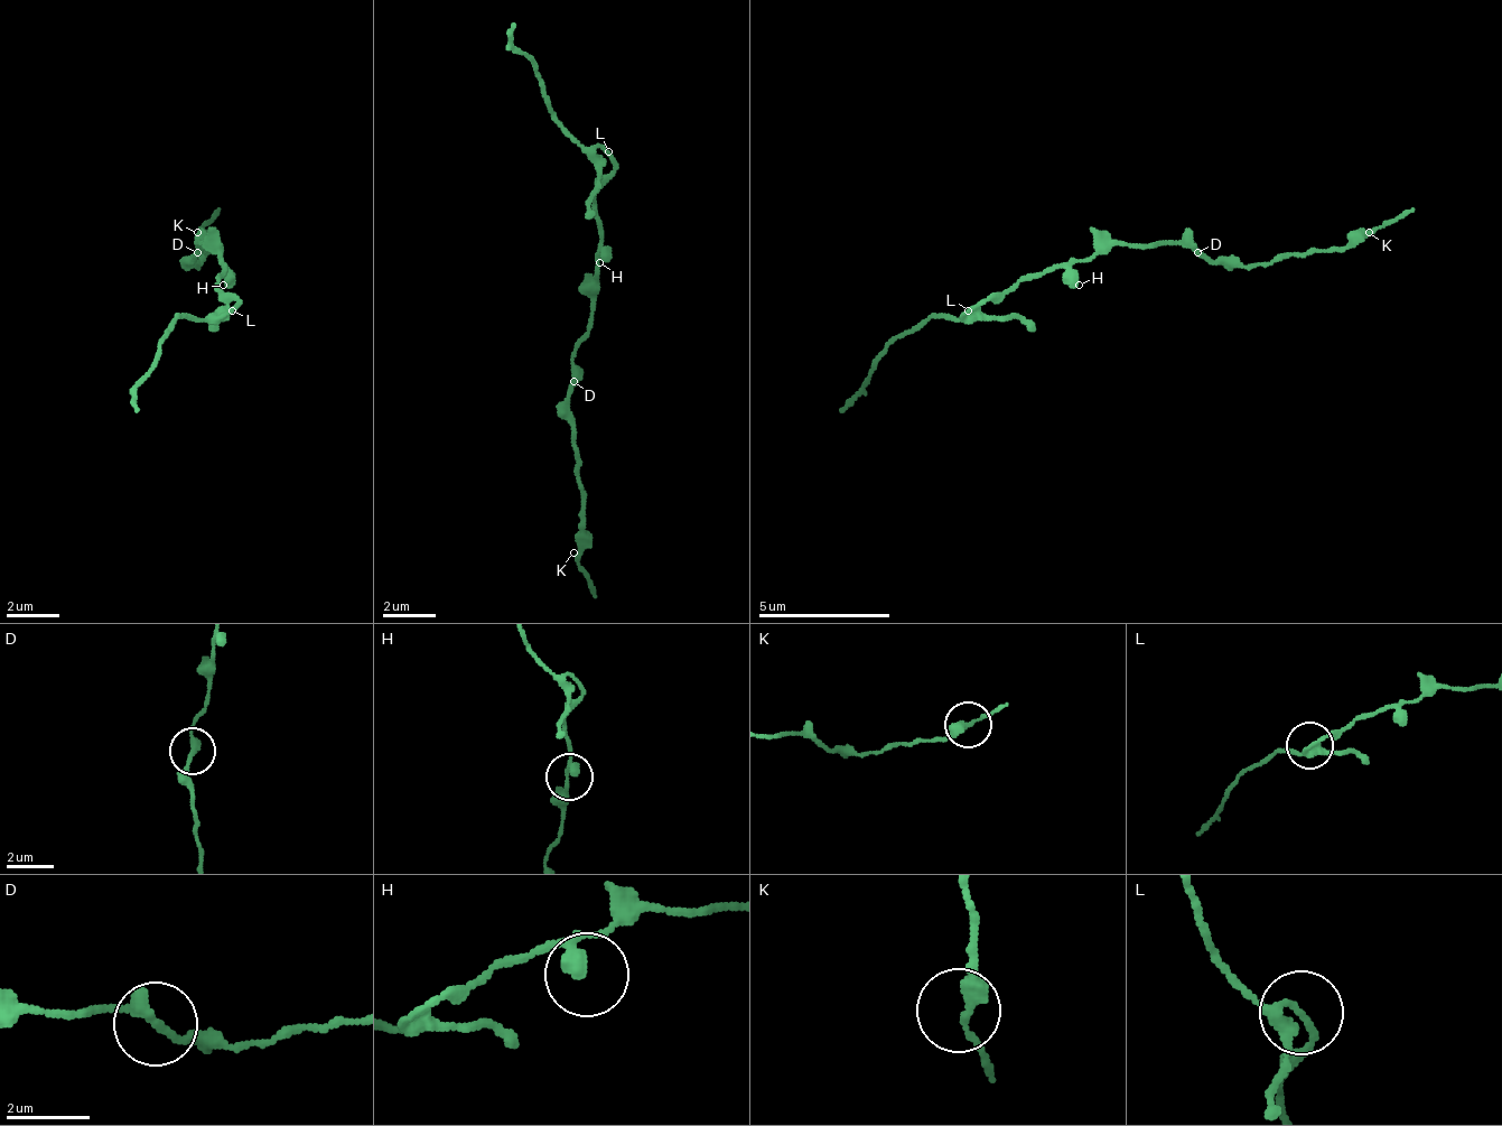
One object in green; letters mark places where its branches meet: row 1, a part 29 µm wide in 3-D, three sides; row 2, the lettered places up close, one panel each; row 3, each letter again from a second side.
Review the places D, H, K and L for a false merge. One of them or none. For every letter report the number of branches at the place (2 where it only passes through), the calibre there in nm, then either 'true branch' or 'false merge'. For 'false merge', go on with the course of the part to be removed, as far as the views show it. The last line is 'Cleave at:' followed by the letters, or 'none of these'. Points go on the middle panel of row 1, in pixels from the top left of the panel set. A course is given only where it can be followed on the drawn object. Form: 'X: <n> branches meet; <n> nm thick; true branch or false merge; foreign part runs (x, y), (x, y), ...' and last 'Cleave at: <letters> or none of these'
D: 2 branches meet; 280 nm thick; true branch
H: 2 branches meet; 280 nm thick; true branch
K: 2 branches meet; 300 nm thick; true branch
L: 3 branches meet; 240 nm thick; true branch
Cleave at: none of these

